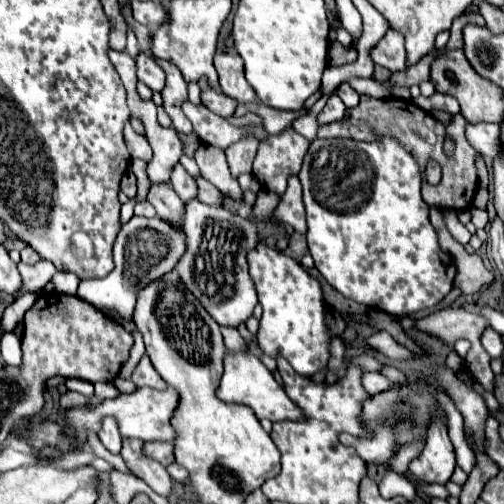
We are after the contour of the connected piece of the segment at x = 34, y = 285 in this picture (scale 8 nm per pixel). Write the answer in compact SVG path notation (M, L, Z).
M38 261L36 265L26 265L26 263L18 263L18 265L20 265L20 275L22 275L22 287L14 295L14 299L18 299L24 291L42 289L50 281L50 277L56 273L56 267L50 261Z

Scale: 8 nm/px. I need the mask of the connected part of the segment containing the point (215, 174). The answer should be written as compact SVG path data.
M200 145L200 149L196 151L194 159L196 159L196 163L200 167L200 175L204 179L214 183L224 193L228 191L228 195L234 197L236 203L240 201L242 191L236 187L236 181L230 177L224 151L220 151L216 147L210 147L210 145Z

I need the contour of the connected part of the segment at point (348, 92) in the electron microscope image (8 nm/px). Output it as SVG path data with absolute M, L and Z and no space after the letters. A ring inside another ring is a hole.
M342 83L340 87L338 87L338 97L344 101L344 105L346 107L356 107L358 105L358 101L360 101L360 95L348 85L348 83Z

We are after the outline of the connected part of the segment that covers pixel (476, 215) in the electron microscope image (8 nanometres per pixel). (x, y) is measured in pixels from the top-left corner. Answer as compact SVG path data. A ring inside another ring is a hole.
M472 206L470 208L470 212L472 215L471 222L477 229L485 229L490 223L490 219L486 210L481 210L477 207Z

